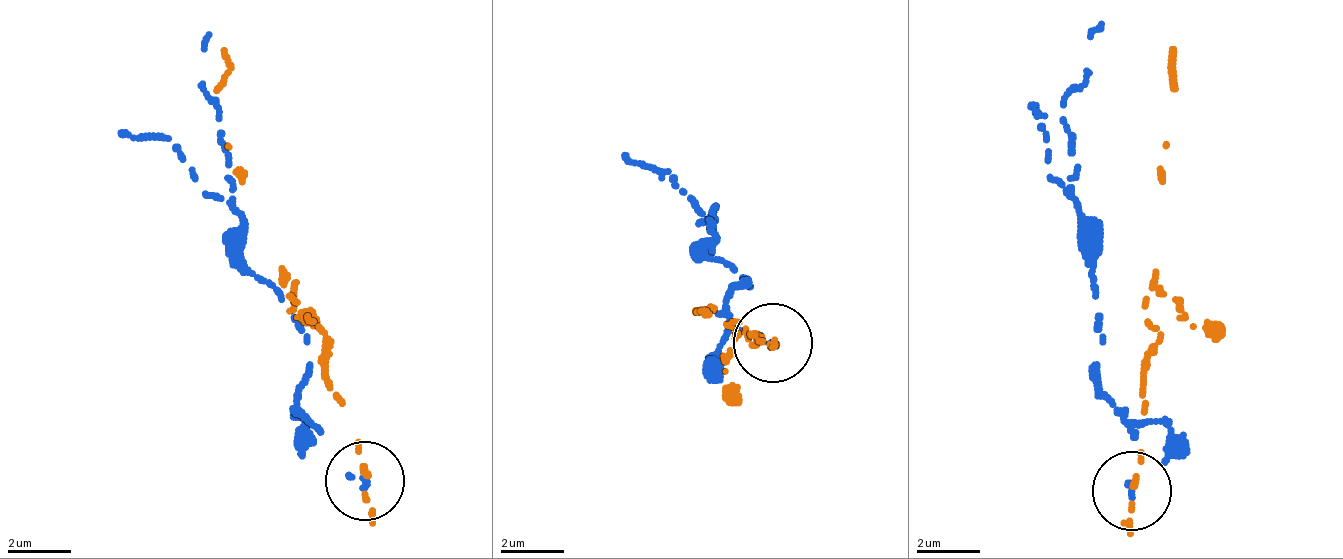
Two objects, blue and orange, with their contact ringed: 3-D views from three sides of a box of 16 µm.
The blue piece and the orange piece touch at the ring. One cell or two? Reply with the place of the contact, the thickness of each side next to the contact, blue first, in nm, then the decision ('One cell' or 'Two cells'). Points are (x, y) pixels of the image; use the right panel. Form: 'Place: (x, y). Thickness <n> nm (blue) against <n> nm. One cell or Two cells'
Place: (1131, 491). Thickness 190 nm (blue) against 200 nm. Two cells

